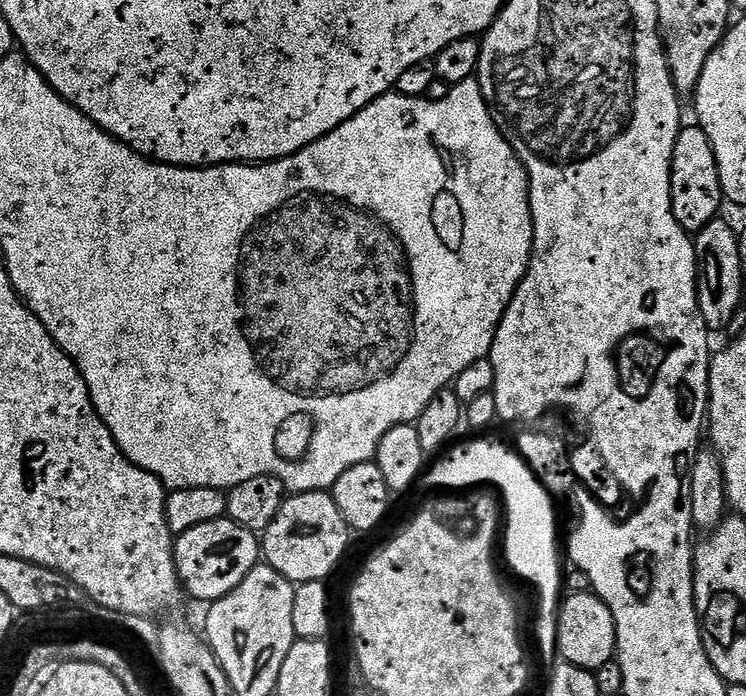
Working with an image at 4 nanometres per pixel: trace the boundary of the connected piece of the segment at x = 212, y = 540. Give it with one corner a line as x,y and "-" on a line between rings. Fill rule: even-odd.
222,519
214,522
206,522
203,526
194,526
194,530
186,530
175,537
176,572
180,575
180,583
185,593
189,592
196,600
211,602
221,600
250,570
254,570
262,560
262,544
257,533
238,526
233,520

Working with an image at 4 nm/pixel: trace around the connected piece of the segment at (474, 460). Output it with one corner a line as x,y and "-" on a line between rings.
489,438
458,444
447,453
448,464
437,459
433,468
431,465
423,473
422,480
444,480
444,487
452,484
457,490
476,488
479,484
493,484
500,488
504,504
508,507
508,537
504,540
508,564
522,579
529,580
536,587
536,592
540,595
540,644
550,650
555,649
558,601
561,599
560,592
562,593
560,556
556,553
558,513
548,509
548,500
544,500
544,492
540,492
538,478
528,475
520,461
513,460
503,448
493,447

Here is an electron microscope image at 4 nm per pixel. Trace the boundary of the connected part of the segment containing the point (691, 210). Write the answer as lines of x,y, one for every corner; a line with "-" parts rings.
699,126
681,127
672,159
672,213
689,234
699,234
712,220
721,215
720,204
725,203
720,188
718,162
710,138

